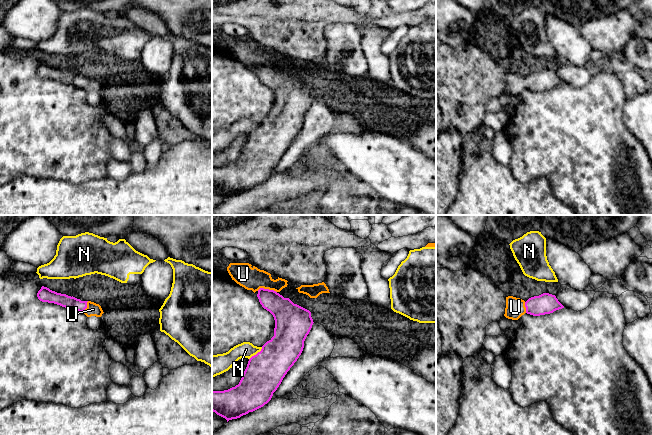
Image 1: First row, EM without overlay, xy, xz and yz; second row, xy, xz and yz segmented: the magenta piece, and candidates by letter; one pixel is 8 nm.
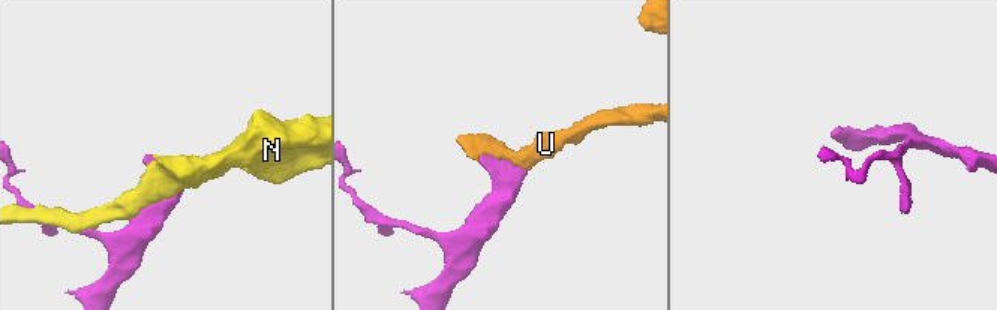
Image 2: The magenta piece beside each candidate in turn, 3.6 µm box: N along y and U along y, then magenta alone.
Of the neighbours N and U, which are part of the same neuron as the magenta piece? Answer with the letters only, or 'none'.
U

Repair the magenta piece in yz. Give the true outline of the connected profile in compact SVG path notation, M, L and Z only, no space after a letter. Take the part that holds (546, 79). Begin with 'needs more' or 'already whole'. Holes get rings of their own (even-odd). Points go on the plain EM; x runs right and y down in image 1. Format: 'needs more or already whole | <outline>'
needs more | M543 69L539 72L529 74L526 78L513 72L506 73L506 84L504 92L508 95L518 96L525 89L540 92L553 89L564 82L555 71Z

